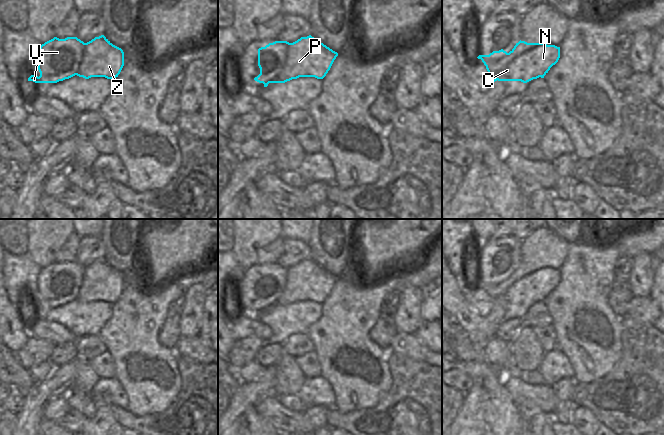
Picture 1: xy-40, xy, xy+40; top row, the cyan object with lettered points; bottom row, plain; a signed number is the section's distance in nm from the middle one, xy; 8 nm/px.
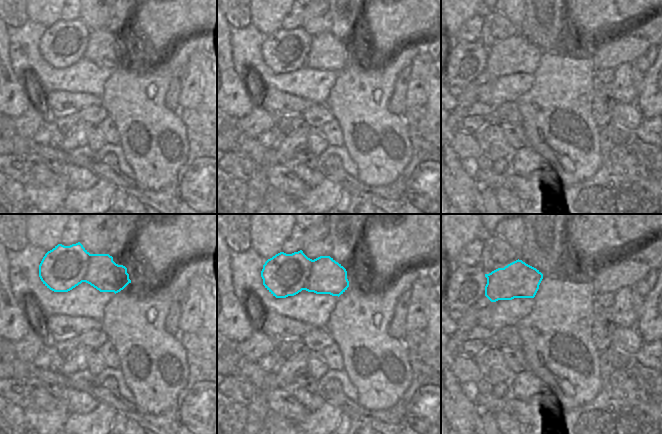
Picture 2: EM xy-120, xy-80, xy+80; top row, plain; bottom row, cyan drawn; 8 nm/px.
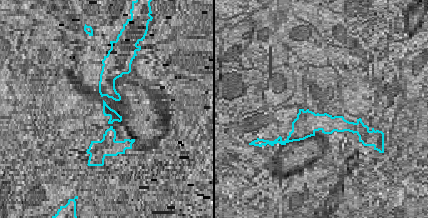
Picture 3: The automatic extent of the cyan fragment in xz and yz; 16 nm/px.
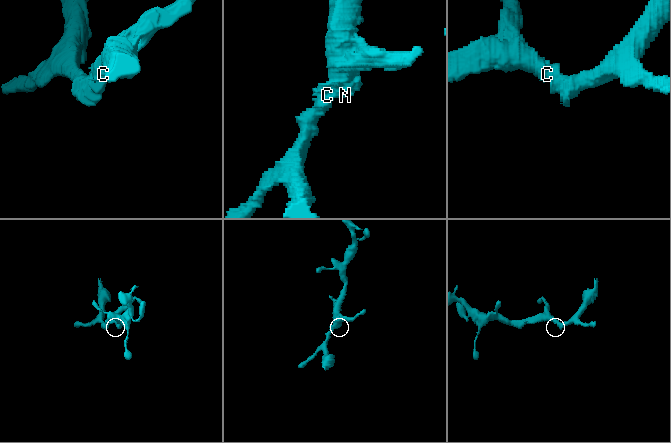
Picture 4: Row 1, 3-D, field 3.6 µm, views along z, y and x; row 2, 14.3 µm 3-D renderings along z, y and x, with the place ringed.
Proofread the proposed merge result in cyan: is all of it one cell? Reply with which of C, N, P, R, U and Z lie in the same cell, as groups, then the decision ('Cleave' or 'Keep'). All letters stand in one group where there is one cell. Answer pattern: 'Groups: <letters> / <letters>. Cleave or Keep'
Groups: C N P R U Z. Keep

